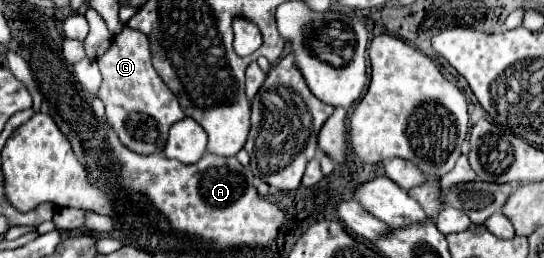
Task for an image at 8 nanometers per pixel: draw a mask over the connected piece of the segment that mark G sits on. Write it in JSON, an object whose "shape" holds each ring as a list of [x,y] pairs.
{"shape":[[[124,28],[114,36],[112,46],[96,60],[102,74],[102,88],[98,98],[106,104],[106,118],[120,142],[138,154],[160,152],[168,138],[168,128],[184,118],[174,92],[158,78],[152,66],[150,44],[146,34]]]}

